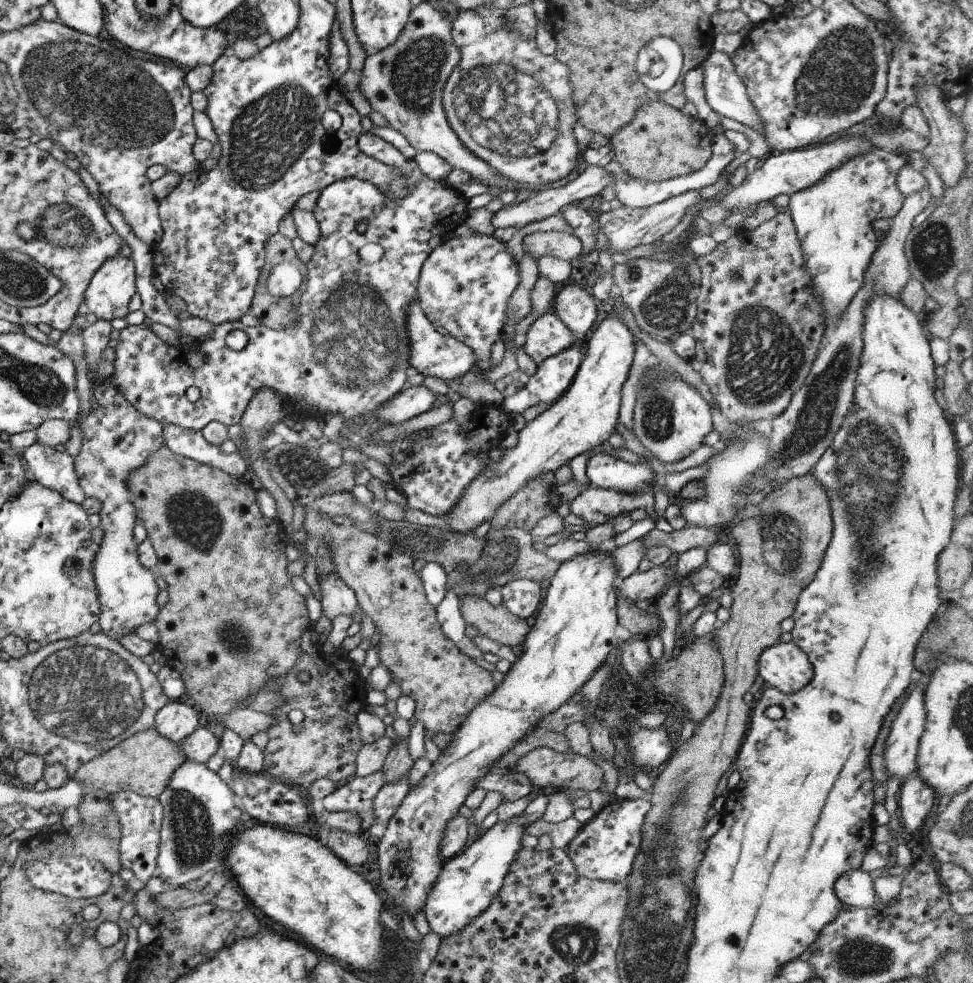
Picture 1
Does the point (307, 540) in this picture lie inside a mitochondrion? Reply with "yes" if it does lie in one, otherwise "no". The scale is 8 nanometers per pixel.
no

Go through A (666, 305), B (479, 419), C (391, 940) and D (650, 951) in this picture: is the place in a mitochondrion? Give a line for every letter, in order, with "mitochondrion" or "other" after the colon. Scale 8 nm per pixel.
A: mitochondrion
B: other
C: other
D: mitochondrion

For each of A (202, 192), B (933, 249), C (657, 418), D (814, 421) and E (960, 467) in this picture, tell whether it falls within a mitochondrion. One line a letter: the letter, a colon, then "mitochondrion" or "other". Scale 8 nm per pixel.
A: other
B: mitochondrion
C: mitochondrion
D: mitochondrion
E: other

